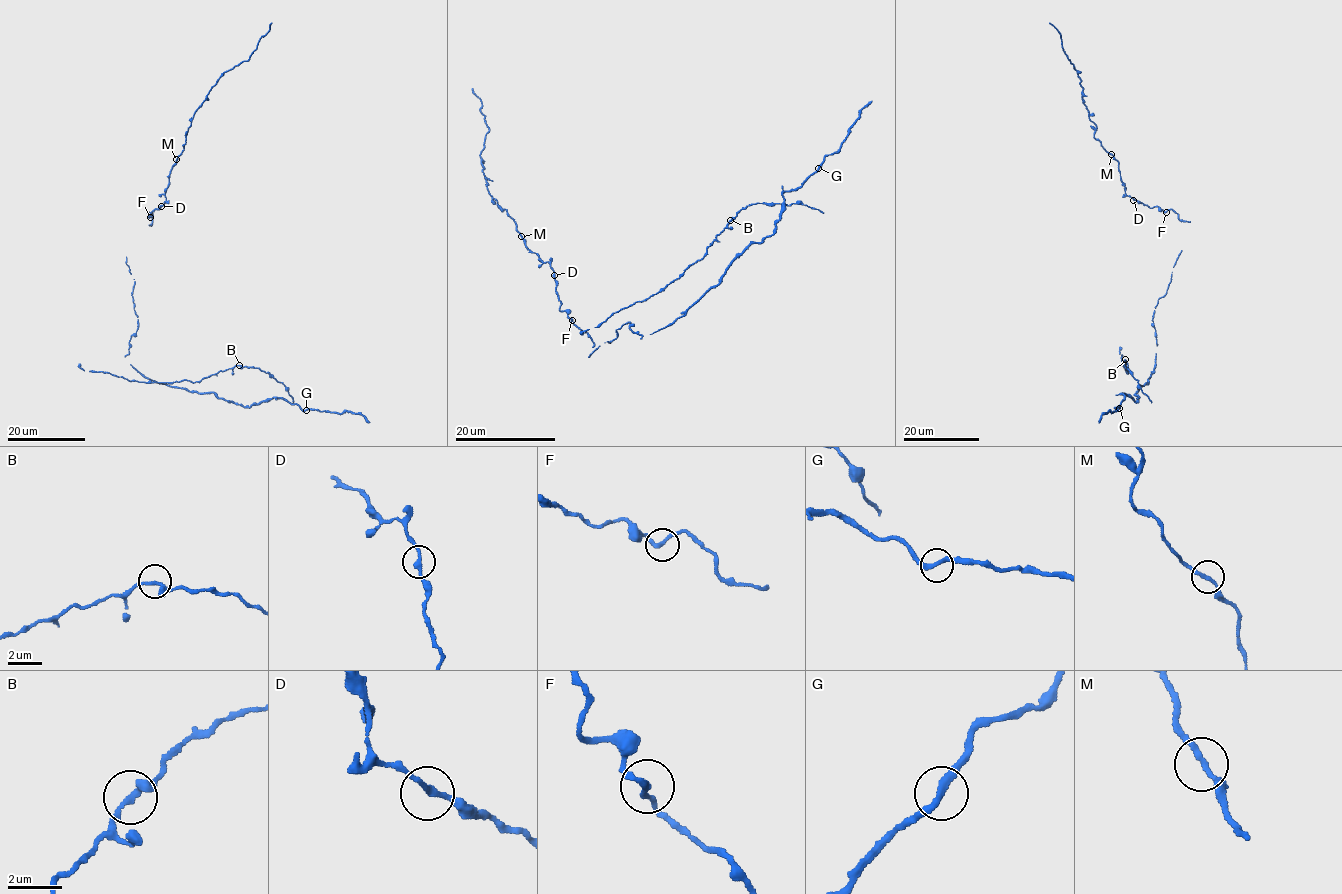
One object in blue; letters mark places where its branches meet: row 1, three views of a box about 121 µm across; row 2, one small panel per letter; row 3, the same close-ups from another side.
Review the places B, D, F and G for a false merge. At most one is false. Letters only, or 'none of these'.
none of these

